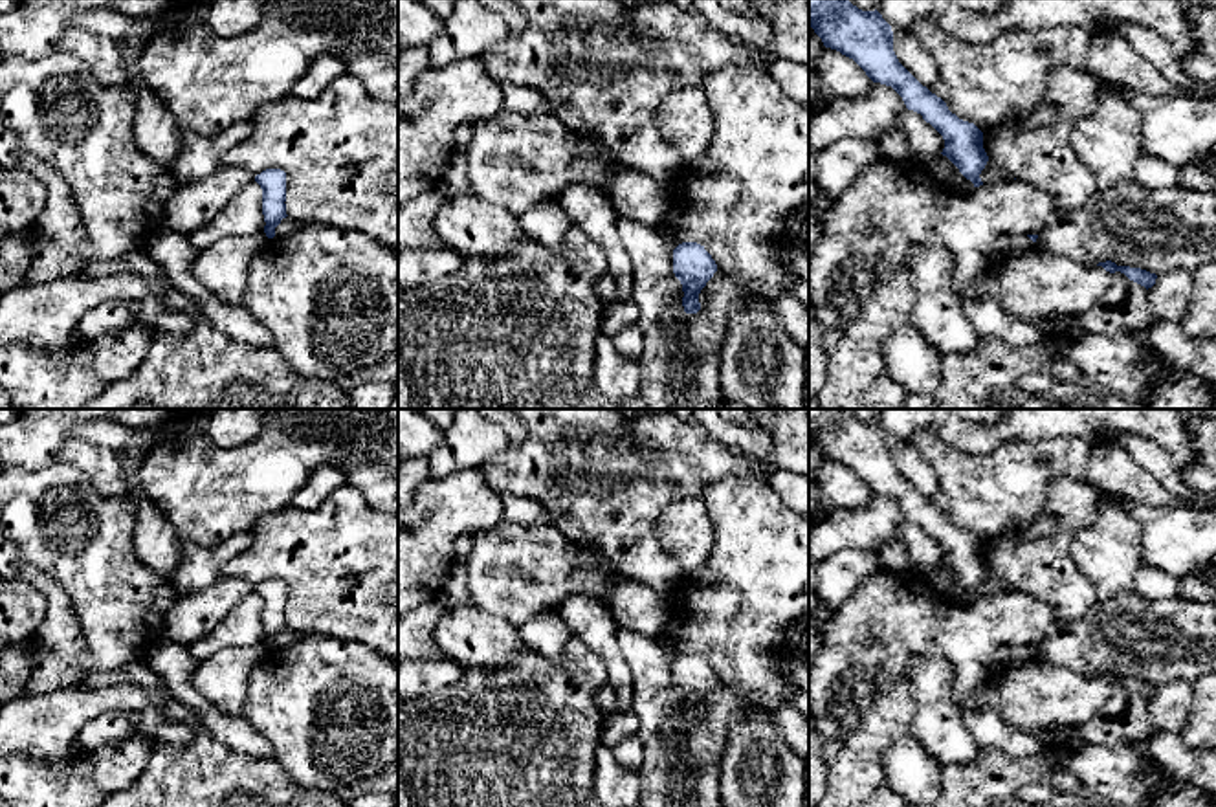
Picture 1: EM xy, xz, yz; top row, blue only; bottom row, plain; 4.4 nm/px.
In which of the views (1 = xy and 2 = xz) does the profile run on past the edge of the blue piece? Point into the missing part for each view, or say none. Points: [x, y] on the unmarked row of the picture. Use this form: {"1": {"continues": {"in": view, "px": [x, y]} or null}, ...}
{"1": {"continues": null}, "2": {"continues": null}}

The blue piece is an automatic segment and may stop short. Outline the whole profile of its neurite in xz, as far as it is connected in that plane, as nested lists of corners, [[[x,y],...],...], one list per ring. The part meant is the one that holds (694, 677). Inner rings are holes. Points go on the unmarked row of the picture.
[[[682,653],[673,660],[673,684],[682,695],[686,724],[701,721],[699,704],[717,682],[717,675],[704,657]]]

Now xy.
[[[266,580],[255,587],[262,600],[264,644],[275,647],[275,638],[286,629],[286,583],[281,580]]]

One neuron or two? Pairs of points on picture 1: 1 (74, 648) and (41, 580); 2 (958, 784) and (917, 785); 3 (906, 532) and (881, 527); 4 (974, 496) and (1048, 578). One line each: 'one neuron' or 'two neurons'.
1: one neuron
2: two neurons
3: two neurons
4: two neurons

